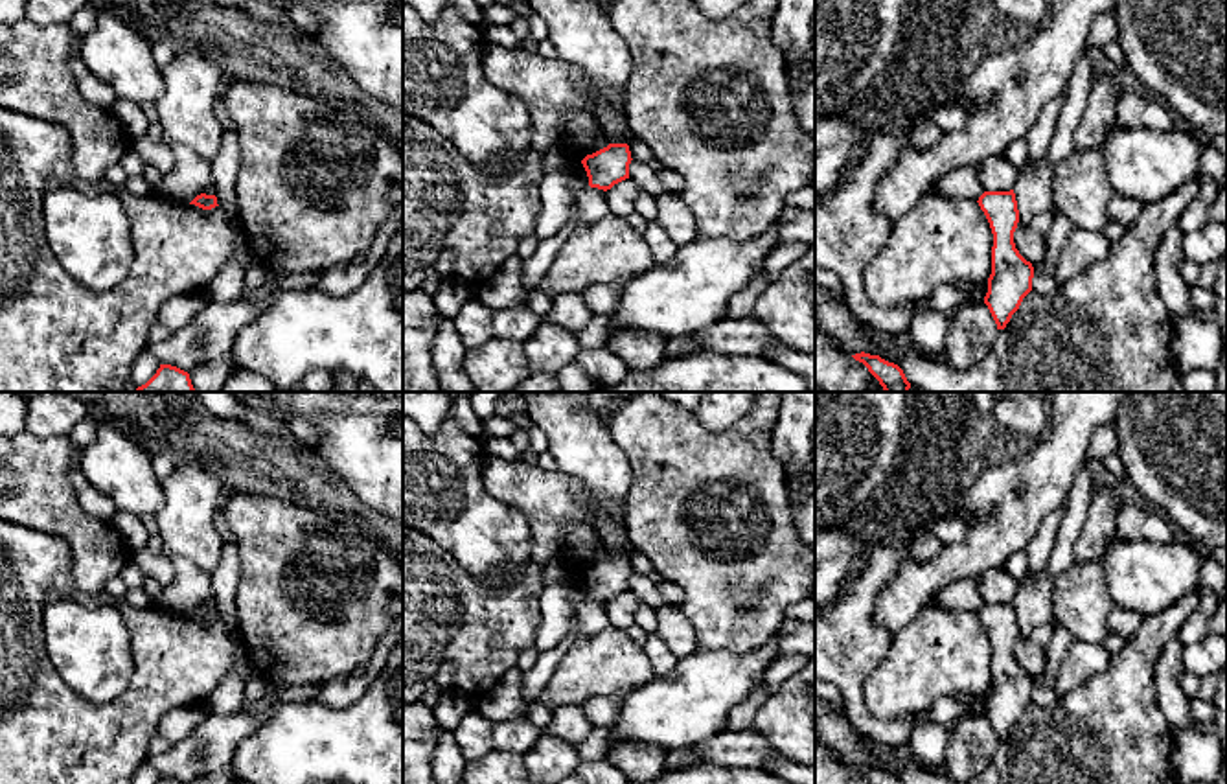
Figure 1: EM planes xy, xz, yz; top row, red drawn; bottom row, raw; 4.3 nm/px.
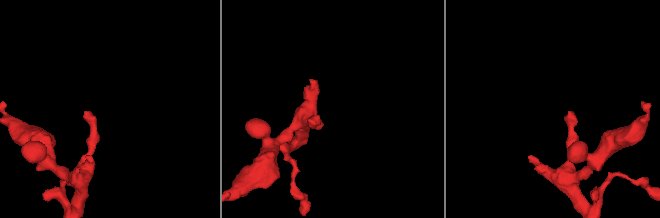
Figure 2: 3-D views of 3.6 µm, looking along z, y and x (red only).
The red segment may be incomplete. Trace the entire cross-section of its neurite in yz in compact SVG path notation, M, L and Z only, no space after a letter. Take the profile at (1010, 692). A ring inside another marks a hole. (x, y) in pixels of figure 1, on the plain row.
M1014 602L984 604L977 615L993 646L992 686L984 716L997 742L1004 742L1023 710L1032 703L1034 679L1019 666L1014 655L1014 644L1019 635Z

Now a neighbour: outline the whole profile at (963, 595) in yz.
M958 580L936 594L936 604L947 611L979 613L984 605L975 580Z

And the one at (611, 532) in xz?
M600 519L598 537L611 556L629 556L635 550L629 543L625 525L616 519Z

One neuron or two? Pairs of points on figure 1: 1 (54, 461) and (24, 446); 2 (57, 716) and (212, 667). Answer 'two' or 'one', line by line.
1: one
2: one

